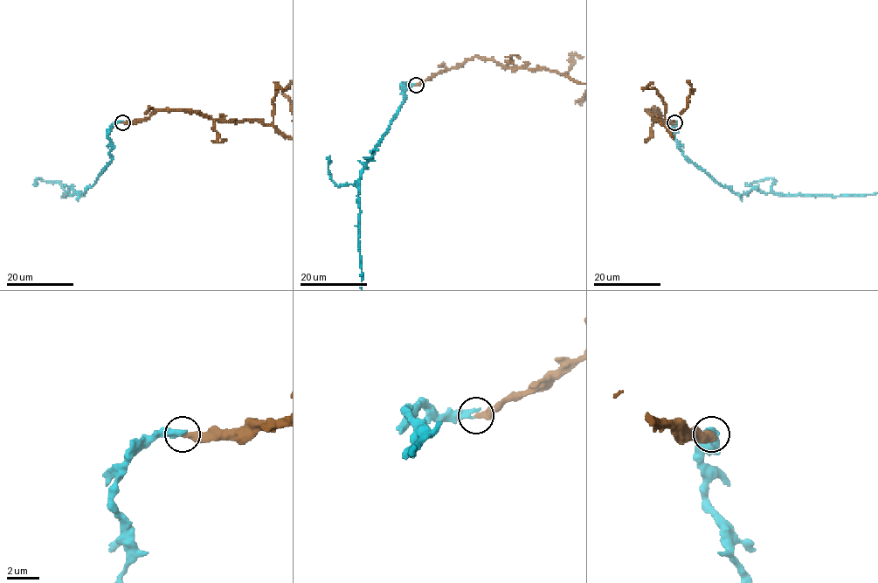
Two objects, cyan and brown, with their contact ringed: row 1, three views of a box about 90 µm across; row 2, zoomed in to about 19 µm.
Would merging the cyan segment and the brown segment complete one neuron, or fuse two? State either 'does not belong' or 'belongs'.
belongs

